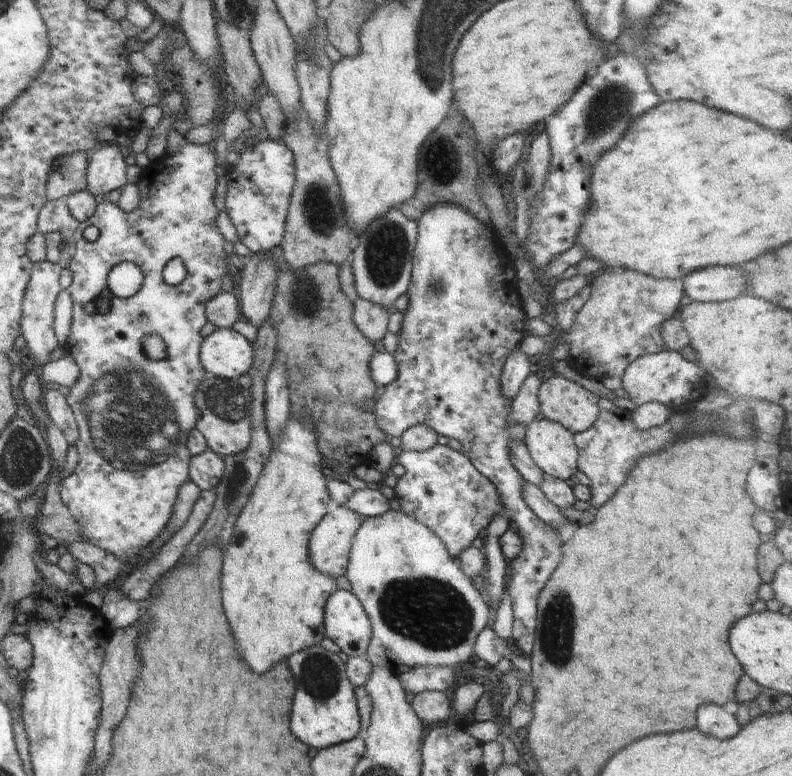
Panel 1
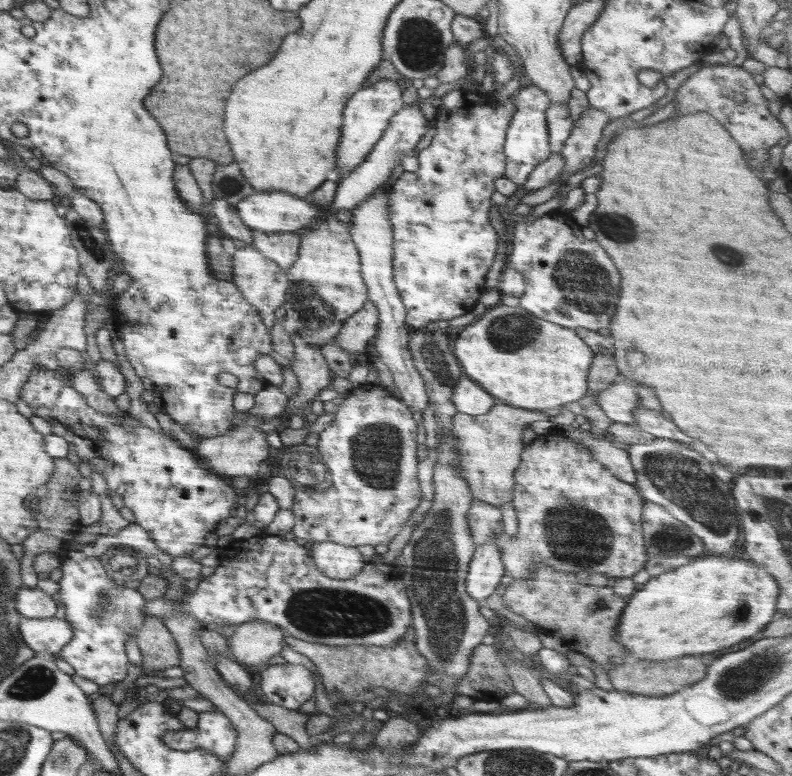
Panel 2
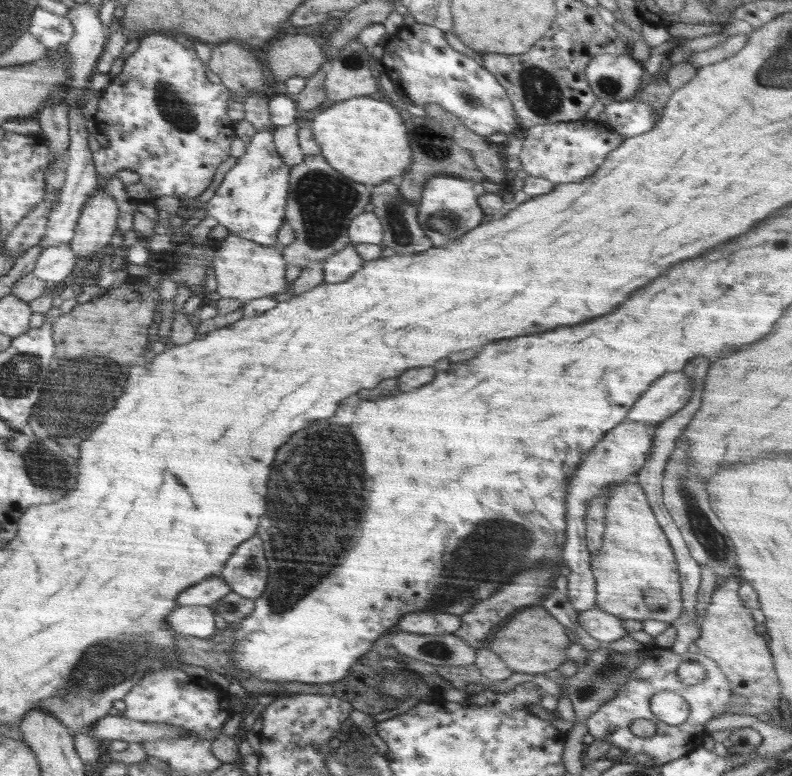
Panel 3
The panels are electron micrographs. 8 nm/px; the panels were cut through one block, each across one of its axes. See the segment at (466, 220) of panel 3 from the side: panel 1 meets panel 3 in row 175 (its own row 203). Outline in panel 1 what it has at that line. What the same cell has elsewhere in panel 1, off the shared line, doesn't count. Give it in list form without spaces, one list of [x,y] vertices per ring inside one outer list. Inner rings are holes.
[[[438,202],[438,204],[432,204],[430,208],[424,210],[424,214],[420,216],[417,222],[417,241],[414,247],[413,252],[413,268],[411,272],[412,280],[410,281],[410,286],[407,290],[407,296],[409,298],[408,308],[403,313],[402,326],[400,332],[397,334],[398,337],[398,348],[396,352],[393,353],[394,360],[397,364],[397,377],[389,385],[386,385],[384,388],[384,393],[378,400],[375,401],[375,415],[376,415],[376,424],[378,428],[386,434],[388,438],[396,436],[402,436],[408,428],[411,426],[418,426],[418,424],[424,424],[428,428],[432,428],[437,434],[444,434],[448,438],[454,438],[462,444],[464,456],[472,463],[472,466],[485,476],[498,490],[501,501],[503,502],[503,508],[508,510],[511,523],[513,528],[516,530],[517,534],[521,537],[523,542],[523,548],[520,551],[520,554],[516,556],[515,559],[511,560],[510,565],[510,584],[506,586],[508,591],[510,602],[512,605],[512,614],[513,614],[513,631],[512,638],[510,639],[513,644],[516,644],[524,654],[530,654],[532,646],[534,644],[534,630],[536,630],[536,612],[537,612],[537,600],[540,591],[546,582],[550,580],[552,572],[556,570],[556,566],[560,564],[562,560],[562,544],[564,544],[565,535],[561,535],[559,532],[556,532],[551,526],[548,526],[545,522],[542,522],[528,508],[528,504],[524,502],[522,498],[522,488],[524,488],[524,478],[512,464],[511,452],[512,446],[518,444],[518,442],[525,440],[526,428],[527,425],[516,424],[511,419],[511,400],[508,400],[504,394],[502,394],[501,387],[501,374],[503,371],[504,363],[508,354],[514,351],[518,347],[523,339],[527,336],[527,315],[524,312],[523,308],[523,299],[517,290],[516,272],[515,268],[508,262],[508,256],[506,256],[506,250],[502,248],[502,244],[498,242],[496,238],[496,232],[492,232],[490,225],[484,225],[480,220],[474,218],[470,212],[460,210],[458,204],[448,204],[448,202]]]

